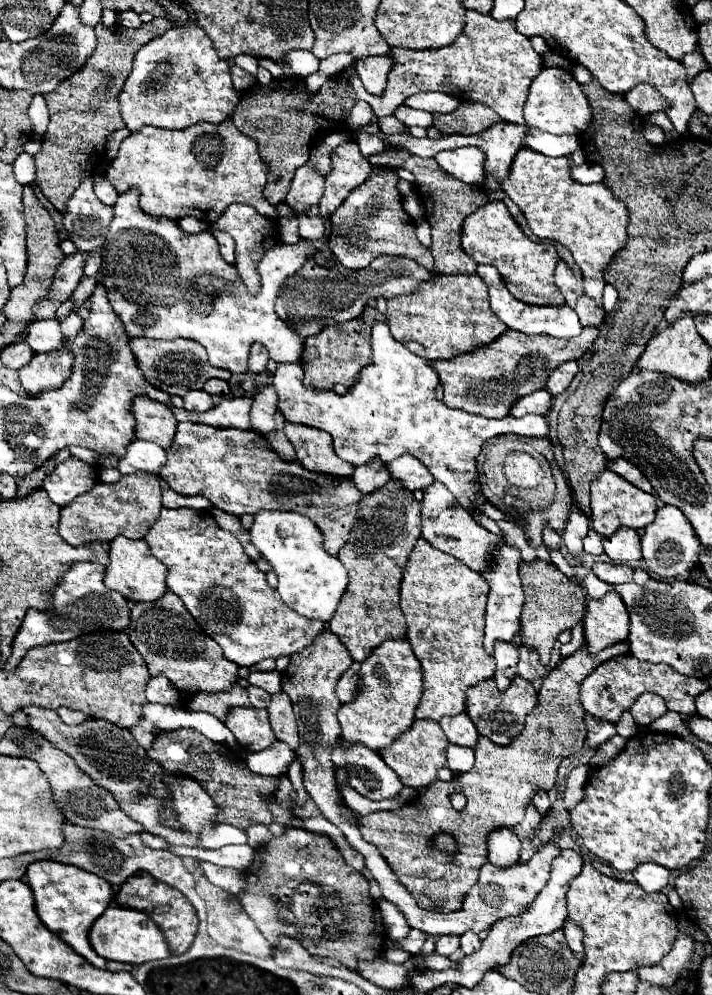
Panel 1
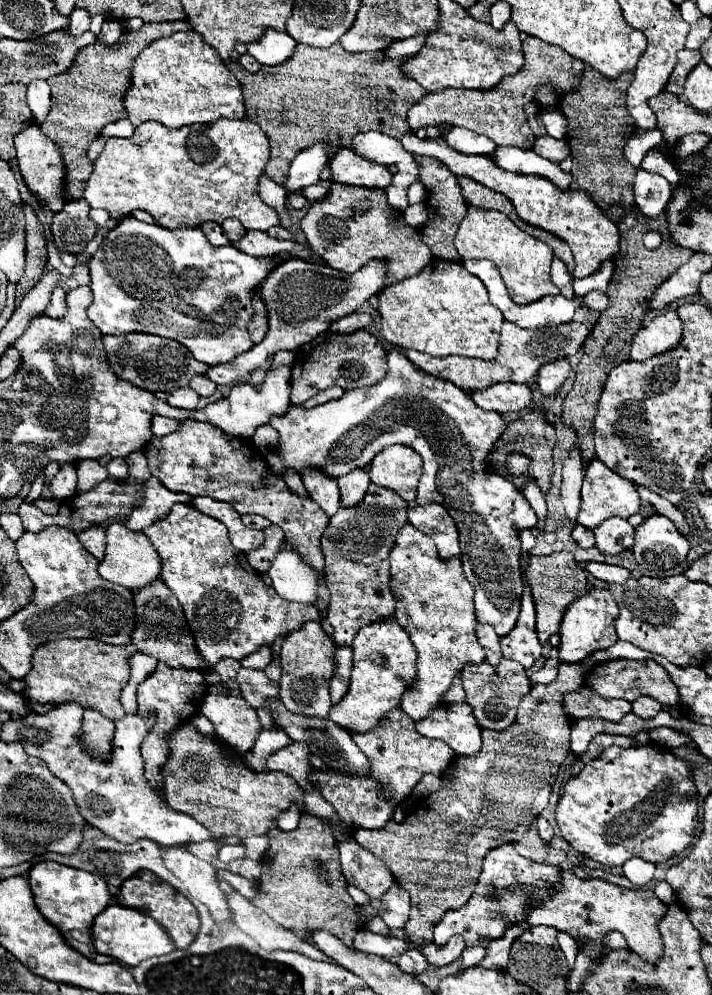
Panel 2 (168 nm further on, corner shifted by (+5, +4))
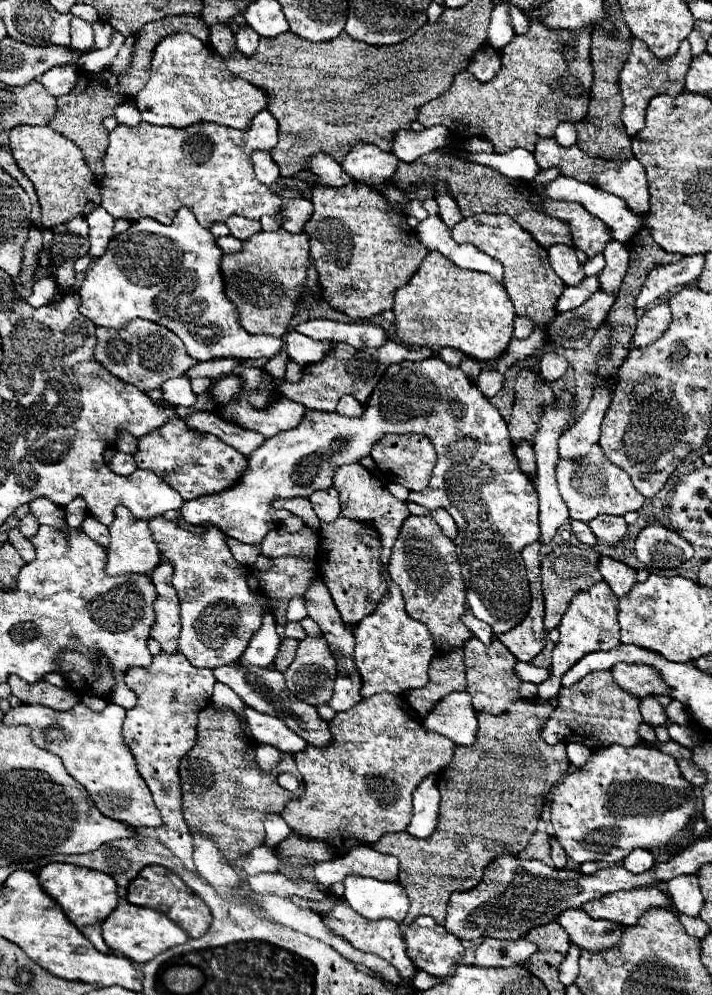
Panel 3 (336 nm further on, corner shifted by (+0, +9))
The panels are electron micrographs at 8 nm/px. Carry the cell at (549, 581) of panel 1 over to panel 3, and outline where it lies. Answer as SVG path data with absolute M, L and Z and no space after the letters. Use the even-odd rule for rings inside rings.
M558 545L556 549L552 549L552 553L546 555L546 559L542 561L542 567L540 567L542 569L544 603L546 603L546 617L544 617L544 629L546 631L560 625L564 611L568 609L572 597L578 591L586 591L602 579L600 571L598 571L598 561L600 561L600 553L596 553L594 549L574 547L574 545L562 545L562 547Z

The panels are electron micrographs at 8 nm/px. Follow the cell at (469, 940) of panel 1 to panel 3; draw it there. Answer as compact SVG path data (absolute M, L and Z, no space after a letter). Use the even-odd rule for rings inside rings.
M418 917L412 927L406 927L404 939L408 957L416 967L436 979L444 979L464 957L462 941L432 921L432 917Z

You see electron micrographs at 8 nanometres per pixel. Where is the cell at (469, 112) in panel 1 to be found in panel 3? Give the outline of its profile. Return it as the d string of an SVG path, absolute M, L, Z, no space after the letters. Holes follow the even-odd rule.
M532 21L526 35L516 35L502 49L502 67L490 81L482 83L476 77L472 77L472 73L462 71L458 77L454 77L452 87L444 95L426 103L418 111L418 121L424 127L444 125L448 127L452 137L458 139L482 137L494 145L494 153L506 153L516 147L522 147L532 153L540 137L554 135L556 125L564 121L578 123L588 113L590 87L592 87L590 35L592 29L578 29L576 33L568 33L568 29L544 29L544 25Z

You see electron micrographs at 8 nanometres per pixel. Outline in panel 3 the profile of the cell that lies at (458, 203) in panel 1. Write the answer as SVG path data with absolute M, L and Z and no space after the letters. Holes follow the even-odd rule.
M436 183L436 189L438 189L438 197L436 197L436 201L438 201L438 205L440 205L440 219L452 229L460 219L462 219L462 213L460 213L460 209L458 209L458 205L456 205L456 201L450 197L450 193L448 193L448 189L442 185L442 183Z

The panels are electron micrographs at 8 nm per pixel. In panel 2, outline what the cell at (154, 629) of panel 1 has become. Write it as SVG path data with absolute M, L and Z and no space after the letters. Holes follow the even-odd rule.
M161 580L153 582L143 590L137 590L133 602L135 602L135 630L131 634L131 644L137 648L137 652L149 654L155 660L173 668L199 672L207 670L207 662L203 662L203 656L199 656L199 652L195 650L195 638L185 620L179 600Z

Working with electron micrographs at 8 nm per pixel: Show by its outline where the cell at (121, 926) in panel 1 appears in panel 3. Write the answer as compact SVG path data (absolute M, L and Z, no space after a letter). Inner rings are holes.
M120 903L116 911L102 923L102 933L110 949L120 951L124 957L128 957L134 963L146 963L156 955L160 955L162 951L186 943L190 939L186 931L174 921L170 921L164 913L154 911L150 907L136 907L132 903Z

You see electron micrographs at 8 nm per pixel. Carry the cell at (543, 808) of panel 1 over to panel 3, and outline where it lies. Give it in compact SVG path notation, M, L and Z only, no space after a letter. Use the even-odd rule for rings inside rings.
M550 839L550 843L552 843L552 863L554 863L554 867L556 867L556 869L566 867L566 855L564 855L562 847L560 847L558 841L554 841L554 839Z

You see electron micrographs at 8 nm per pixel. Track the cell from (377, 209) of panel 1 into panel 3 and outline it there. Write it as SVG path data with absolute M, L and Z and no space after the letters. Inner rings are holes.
M358 183L344 187L312 187L312 203L314 215L306 223L304 231L310 235L310 255L318 271L320 287L324 289L324 301L352 319L372 319L392 309L394 293L410 281L422 259L428 255L428 249L424 249L416 233L408 227L406 215L394 213L380 193Z

